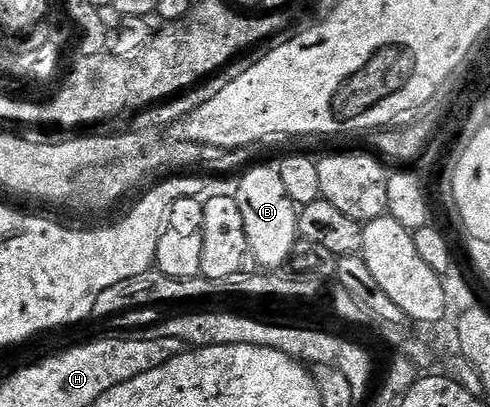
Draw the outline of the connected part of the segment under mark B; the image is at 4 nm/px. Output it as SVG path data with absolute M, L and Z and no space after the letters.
M275 166L250 168L244 176L239 176L235 197L238 209L242 209L246 241L250 241L250 253L256 258L257 268L283 268L283 263L285 266L291 260L298 238L298 208L286 197L279 170Z

